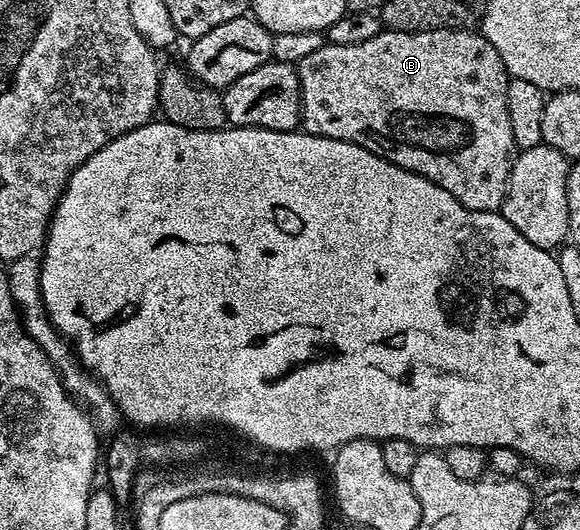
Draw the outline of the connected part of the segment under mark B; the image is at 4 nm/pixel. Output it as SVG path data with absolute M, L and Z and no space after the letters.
M471 28L447 30L418 30L417 32L401 32L400 30L384 29L382 33L373 36L363 43L349 44L348 46L334 46L324 44L317 48L317 52L309 52L305 60L297 64L301 96L303 97L302 125L310 133L318 134L320 138L332 138L342 142L352 142L369 152L379 155L394 166L403 170L412 170L428 178L433 184L445 188L449 196L453 196L465 208L470 210L498 211L505 200L505 188L509 180L509 172L515 163L517 147L513 140L513 128L509 124L509 108L507 107L507 84L509 75L501 56L497 56L497 48L489 44L489 40L482 33L475 34Z

